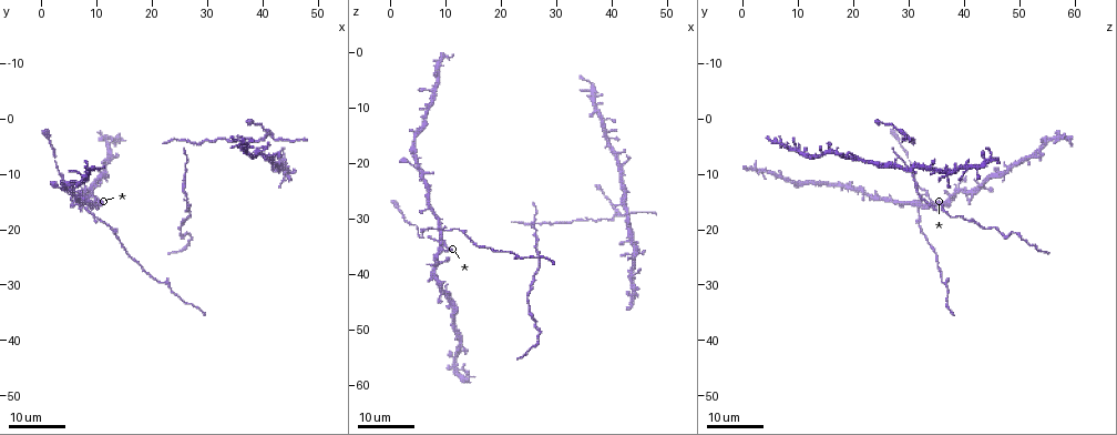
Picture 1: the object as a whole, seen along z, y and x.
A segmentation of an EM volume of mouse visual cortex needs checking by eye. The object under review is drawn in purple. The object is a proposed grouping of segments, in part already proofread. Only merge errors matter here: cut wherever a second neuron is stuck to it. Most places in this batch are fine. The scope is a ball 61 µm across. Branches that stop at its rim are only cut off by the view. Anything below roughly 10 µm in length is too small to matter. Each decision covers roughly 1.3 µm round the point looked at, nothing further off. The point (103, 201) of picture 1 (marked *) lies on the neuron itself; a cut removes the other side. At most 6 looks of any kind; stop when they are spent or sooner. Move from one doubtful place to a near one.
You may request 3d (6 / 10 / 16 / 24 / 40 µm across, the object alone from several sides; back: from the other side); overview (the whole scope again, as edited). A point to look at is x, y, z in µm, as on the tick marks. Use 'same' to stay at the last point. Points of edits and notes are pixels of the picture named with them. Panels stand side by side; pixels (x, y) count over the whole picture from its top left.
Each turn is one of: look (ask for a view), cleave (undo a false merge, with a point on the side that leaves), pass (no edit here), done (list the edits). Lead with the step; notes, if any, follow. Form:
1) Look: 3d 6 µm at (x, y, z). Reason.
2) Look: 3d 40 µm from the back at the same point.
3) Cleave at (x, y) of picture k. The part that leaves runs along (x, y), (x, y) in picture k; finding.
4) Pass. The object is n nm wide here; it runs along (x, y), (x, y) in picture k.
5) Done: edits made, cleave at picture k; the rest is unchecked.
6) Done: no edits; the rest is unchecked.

Look: 3d 24 µm at (8.5, 16.5, 32.0). Four or more arms meet.

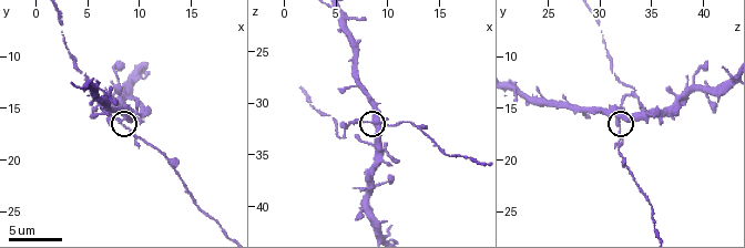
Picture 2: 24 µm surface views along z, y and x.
Look: 3d 10 µm at the same point. Closer look.

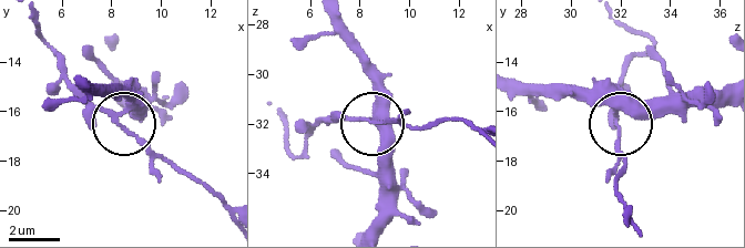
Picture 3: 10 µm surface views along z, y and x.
Pass. 4 arms meet here; it runs along (706, 88), (618, 120), (562, 88) in picture 3; one neuron here.

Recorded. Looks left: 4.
Look: 3d 10 µm at (5.2, 13.2, 33.2). Sharp bend.

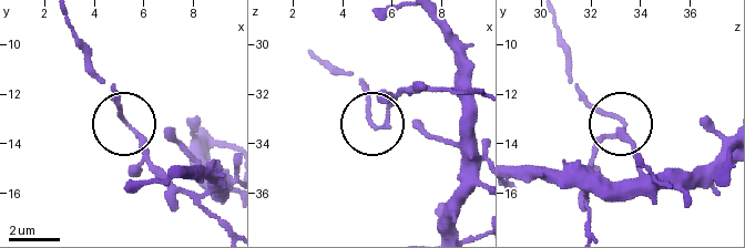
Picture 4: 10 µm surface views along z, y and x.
Look: 3d 10 µm from the back at (5.1, 13.1, 33.2).

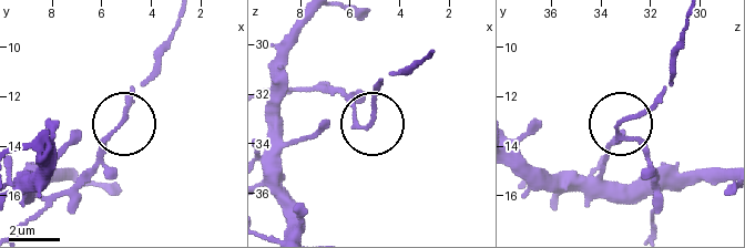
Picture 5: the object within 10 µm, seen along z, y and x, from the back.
Pass. It runs along (266, 142), (298, 91), (337, 93), (368, 122), (379, 80) in picture 5; one neuron here.

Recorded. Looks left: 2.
Look: 3d 24 µm at (22.5, 29.0, 36.0). Sudden change in width.

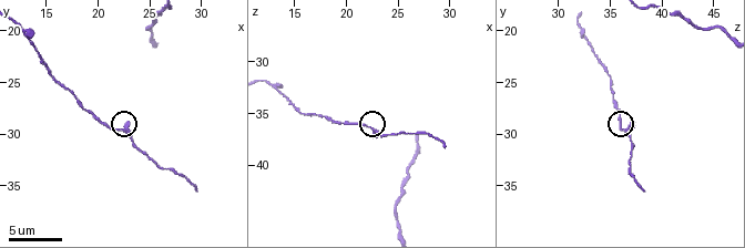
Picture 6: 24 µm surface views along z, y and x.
Look: 3d 6 µm at (22.4, 29.6, 36.2). Closer look.

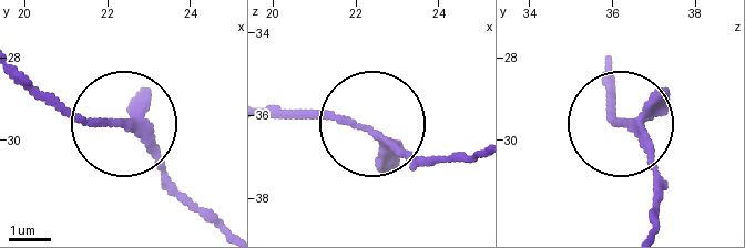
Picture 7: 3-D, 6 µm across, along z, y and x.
Pass. The object is 140 nm wide here; it runs along (18, 69), (81, 115), (134, 133), (184, 193) in picture 7; continuous, no second neuron.

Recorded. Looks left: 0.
Done: no edits; the rest is unchecked.

